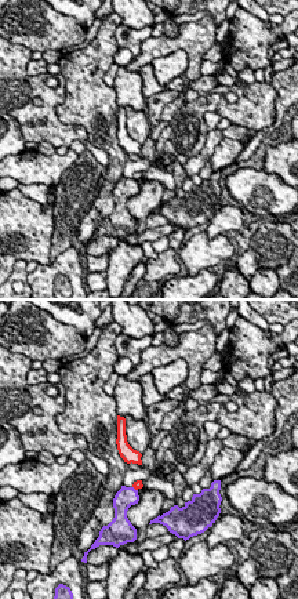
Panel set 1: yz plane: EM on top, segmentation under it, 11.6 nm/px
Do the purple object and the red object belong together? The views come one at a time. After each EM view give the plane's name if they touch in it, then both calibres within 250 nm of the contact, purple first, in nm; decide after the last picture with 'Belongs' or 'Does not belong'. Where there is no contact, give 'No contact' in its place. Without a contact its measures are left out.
Touches purple in yz. Thickness 240 nm (purple) against 100 nm

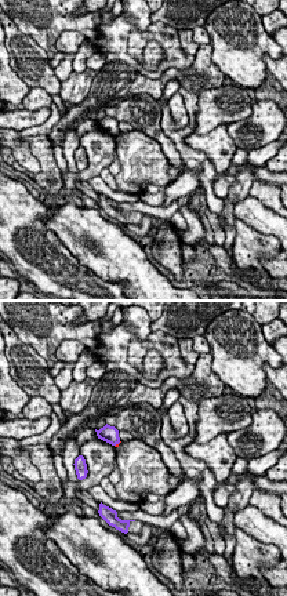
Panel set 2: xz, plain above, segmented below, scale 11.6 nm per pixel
Touches purple in xz. Thickness 200 nm (purple) against 30 nm

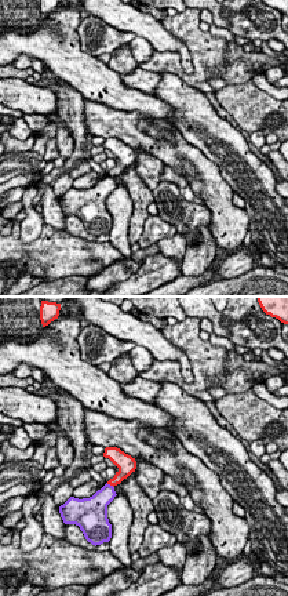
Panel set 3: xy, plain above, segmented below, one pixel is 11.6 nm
Touches purple in xy. Thickness 220 nm (purple) against 160 nm

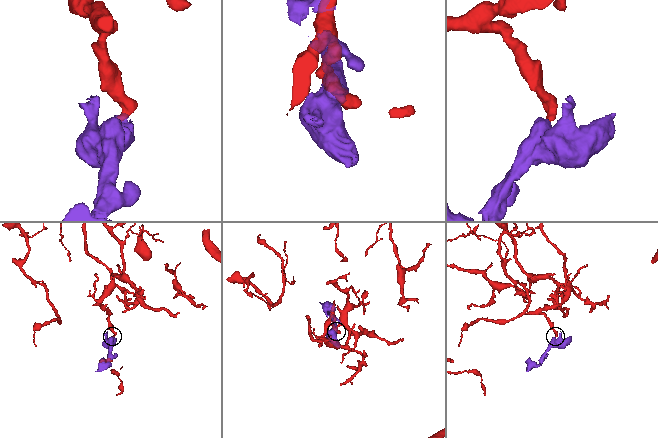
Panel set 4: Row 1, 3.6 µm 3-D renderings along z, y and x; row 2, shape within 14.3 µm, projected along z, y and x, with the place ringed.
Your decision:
Does not belong

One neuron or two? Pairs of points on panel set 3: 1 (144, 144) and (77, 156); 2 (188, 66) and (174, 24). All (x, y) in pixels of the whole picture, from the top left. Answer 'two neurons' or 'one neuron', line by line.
1: two neurons
2: two neurons

